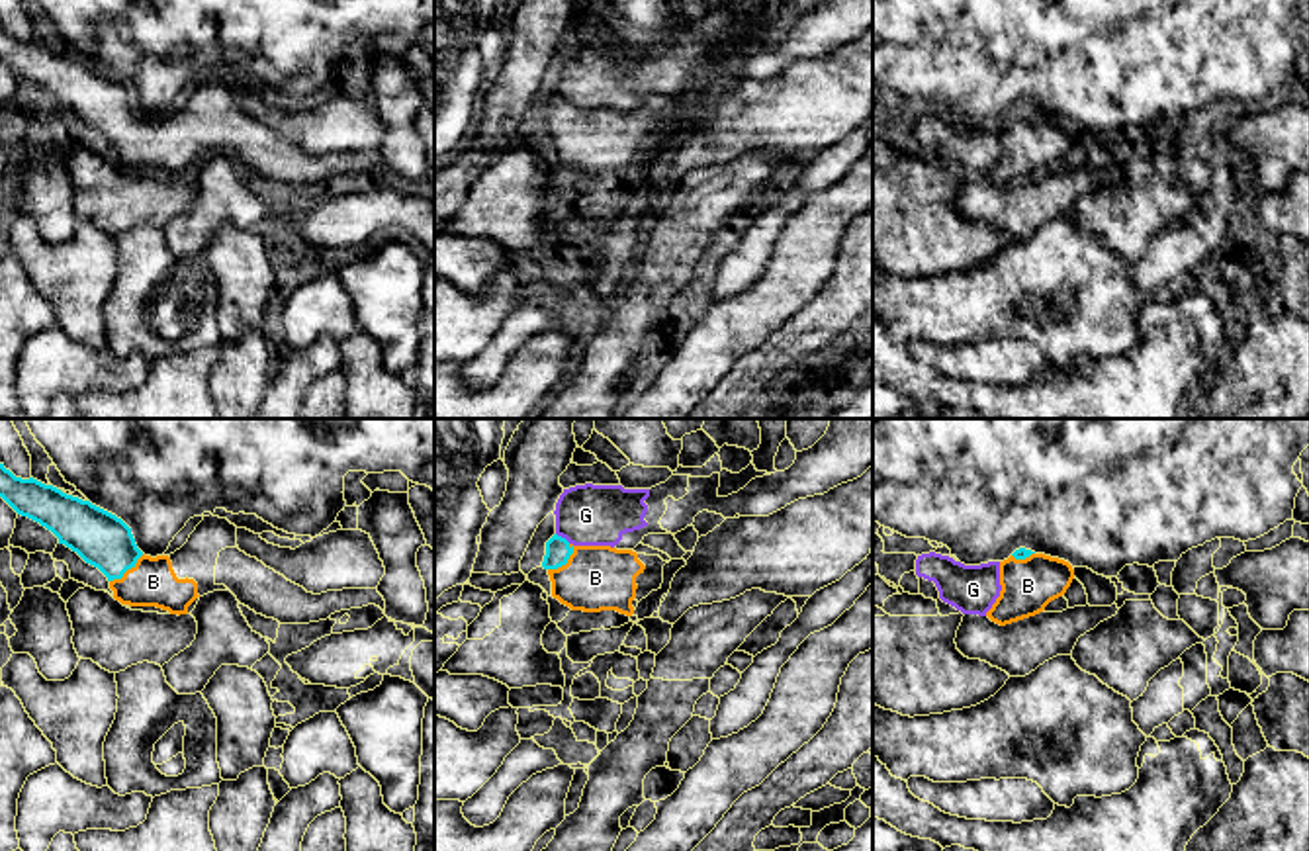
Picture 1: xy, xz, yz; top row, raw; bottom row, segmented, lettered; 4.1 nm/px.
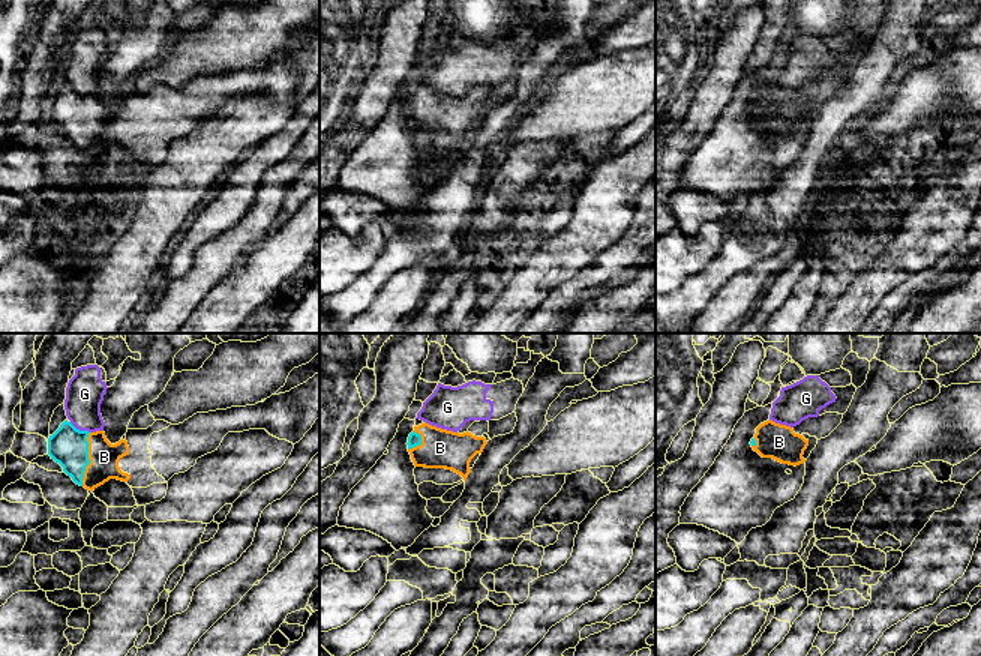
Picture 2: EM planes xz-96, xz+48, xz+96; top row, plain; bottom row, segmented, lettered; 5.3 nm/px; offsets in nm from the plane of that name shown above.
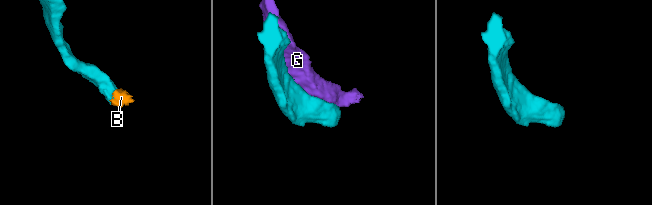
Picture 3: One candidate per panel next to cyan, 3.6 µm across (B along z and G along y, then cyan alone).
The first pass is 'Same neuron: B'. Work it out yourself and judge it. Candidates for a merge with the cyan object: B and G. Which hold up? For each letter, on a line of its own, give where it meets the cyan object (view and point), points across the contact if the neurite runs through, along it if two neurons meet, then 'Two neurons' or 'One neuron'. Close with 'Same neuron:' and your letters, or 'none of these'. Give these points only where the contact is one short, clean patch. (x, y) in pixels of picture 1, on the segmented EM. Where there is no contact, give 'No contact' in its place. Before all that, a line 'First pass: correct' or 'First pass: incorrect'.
First pass: correct
B: Touches cyan at xz (566, 562). Path across: xz (558, 550), (566, 562), (580, 576), (595, 578). One neuron
G: Touches cyan at xz (564, 538). Two neurons
Same neuron: B

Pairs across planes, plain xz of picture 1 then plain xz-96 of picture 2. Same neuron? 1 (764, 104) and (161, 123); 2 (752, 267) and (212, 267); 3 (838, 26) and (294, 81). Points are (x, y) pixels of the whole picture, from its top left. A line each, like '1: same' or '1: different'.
1: same
2: different
3: different

